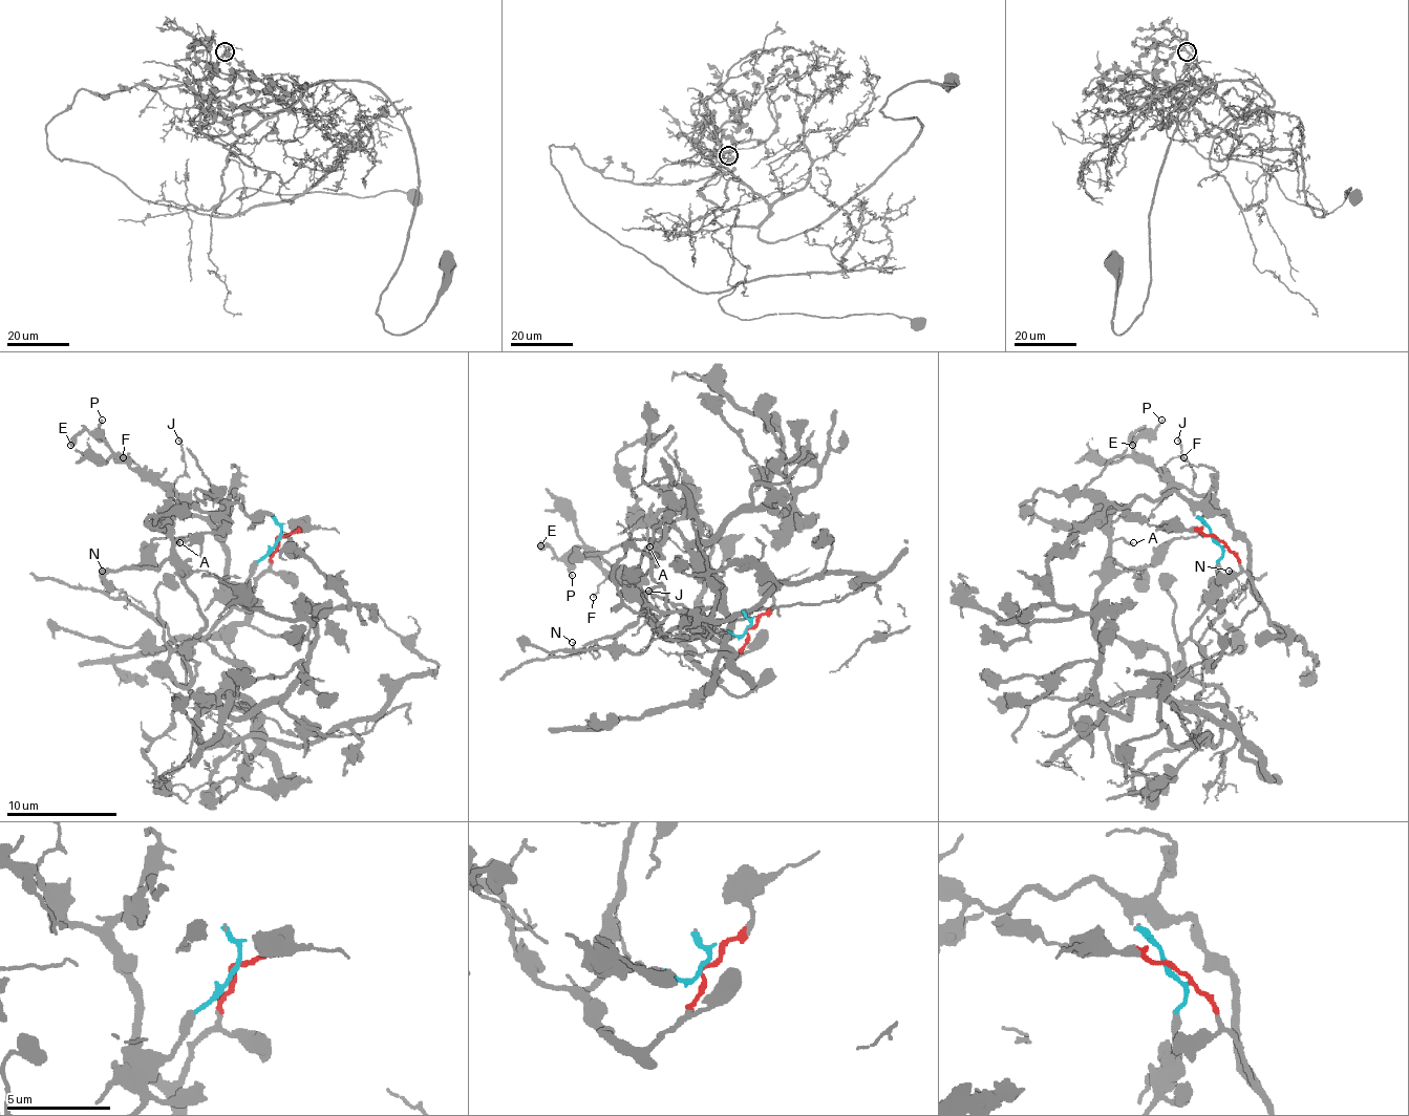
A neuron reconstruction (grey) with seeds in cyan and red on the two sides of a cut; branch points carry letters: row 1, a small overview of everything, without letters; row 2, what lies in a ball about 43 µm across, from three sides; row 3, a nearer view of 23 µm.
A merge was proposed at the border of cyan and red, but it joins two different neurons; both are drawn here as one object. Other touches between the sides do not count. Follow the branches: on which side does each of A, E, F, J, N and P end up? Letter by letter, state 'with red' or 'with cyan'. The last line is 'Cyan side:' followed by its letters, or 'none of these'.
A: with cyan
E: with red
F: with red
J: with red
N: with cyan
P: with red
Cyan side: A, N

